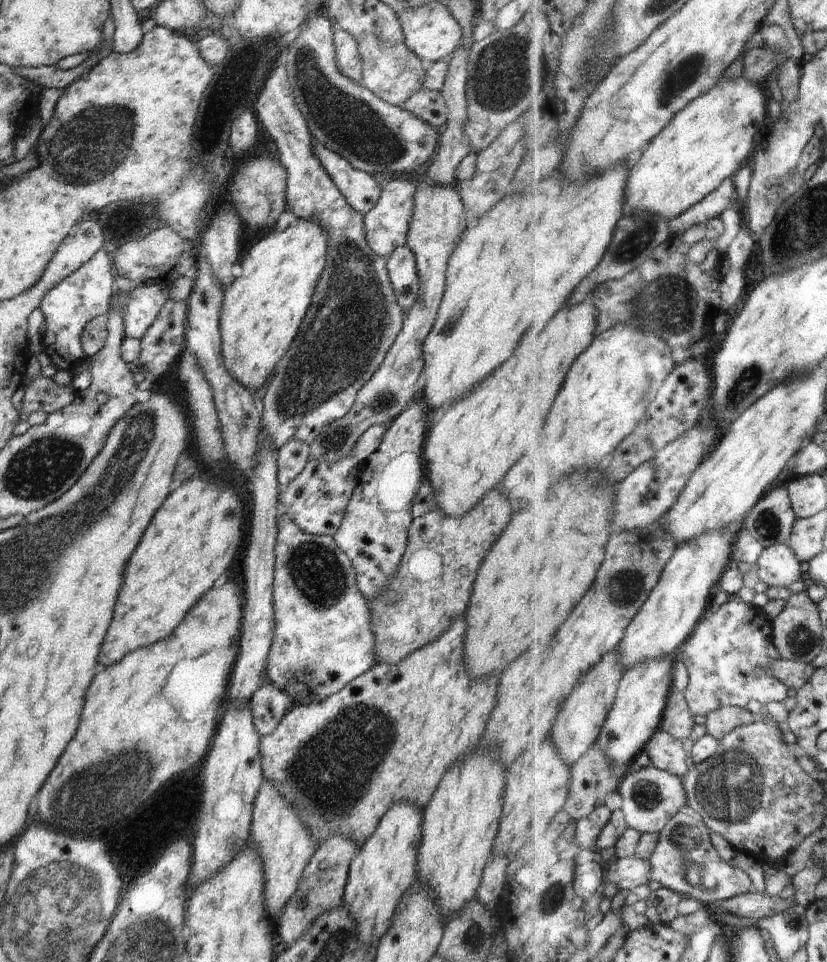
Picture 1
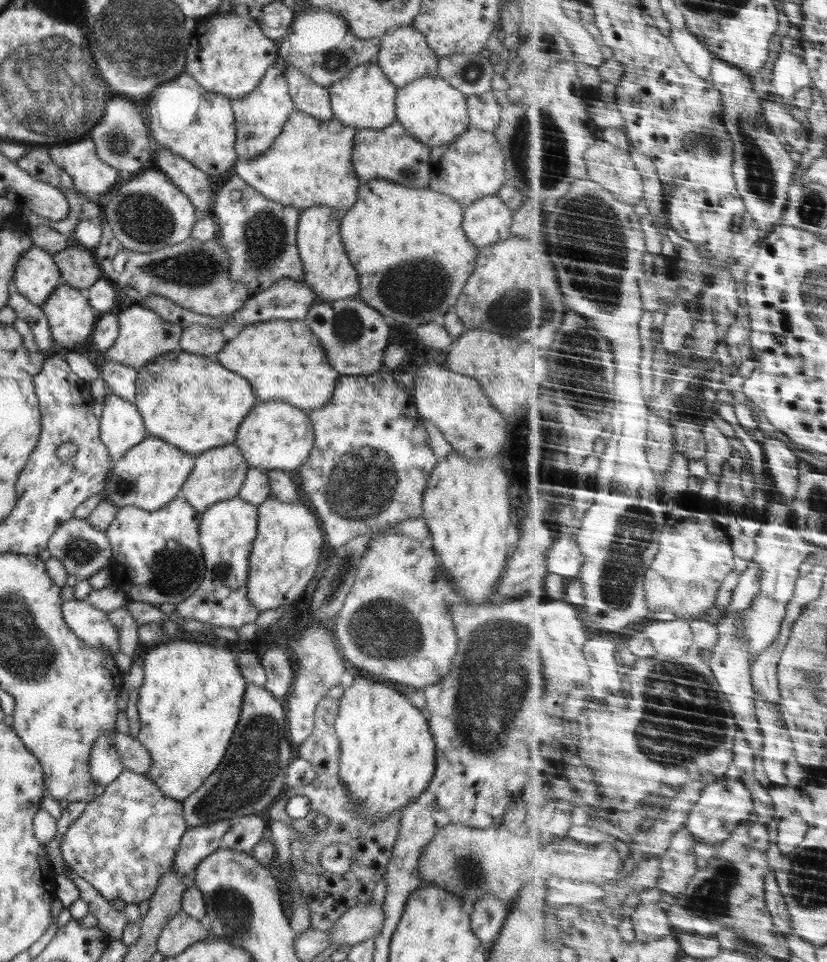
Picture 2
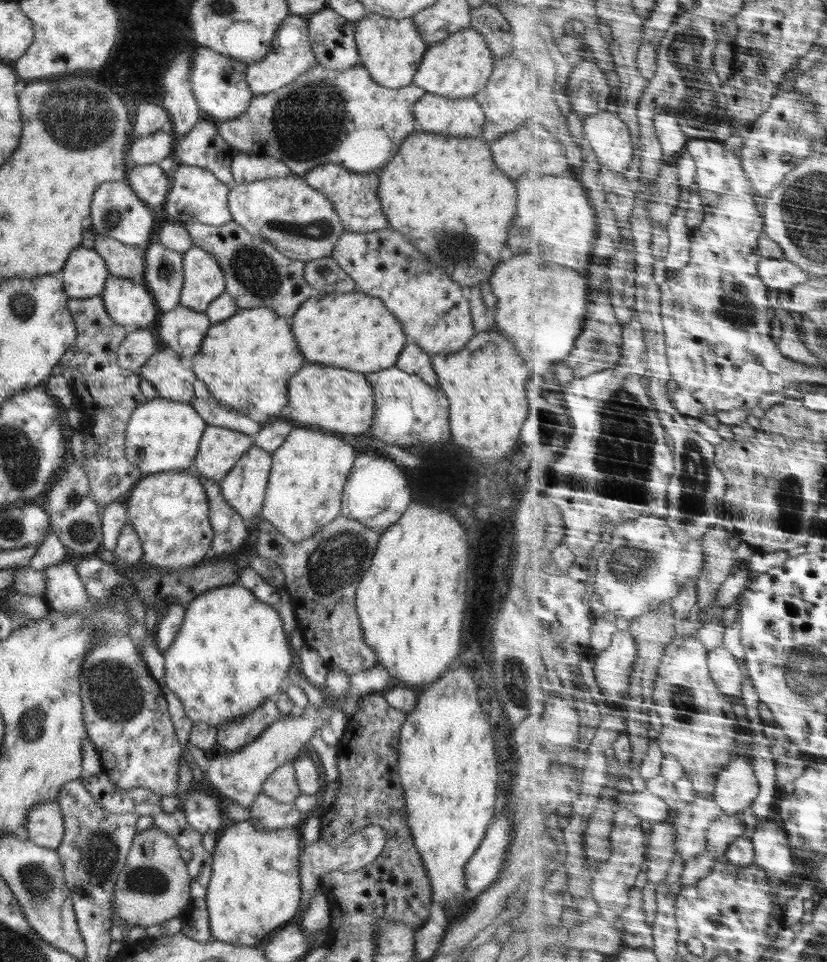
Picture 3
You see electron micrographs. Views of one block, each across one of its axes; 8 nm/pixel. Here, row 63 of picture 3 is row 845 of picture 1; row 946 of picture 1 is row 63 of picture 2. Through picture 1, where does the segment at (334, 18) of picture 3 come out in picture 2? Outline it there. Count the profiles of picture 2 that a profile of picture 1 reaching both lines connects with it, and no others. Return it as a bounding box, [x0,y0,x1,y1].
[281,63,334,120]

